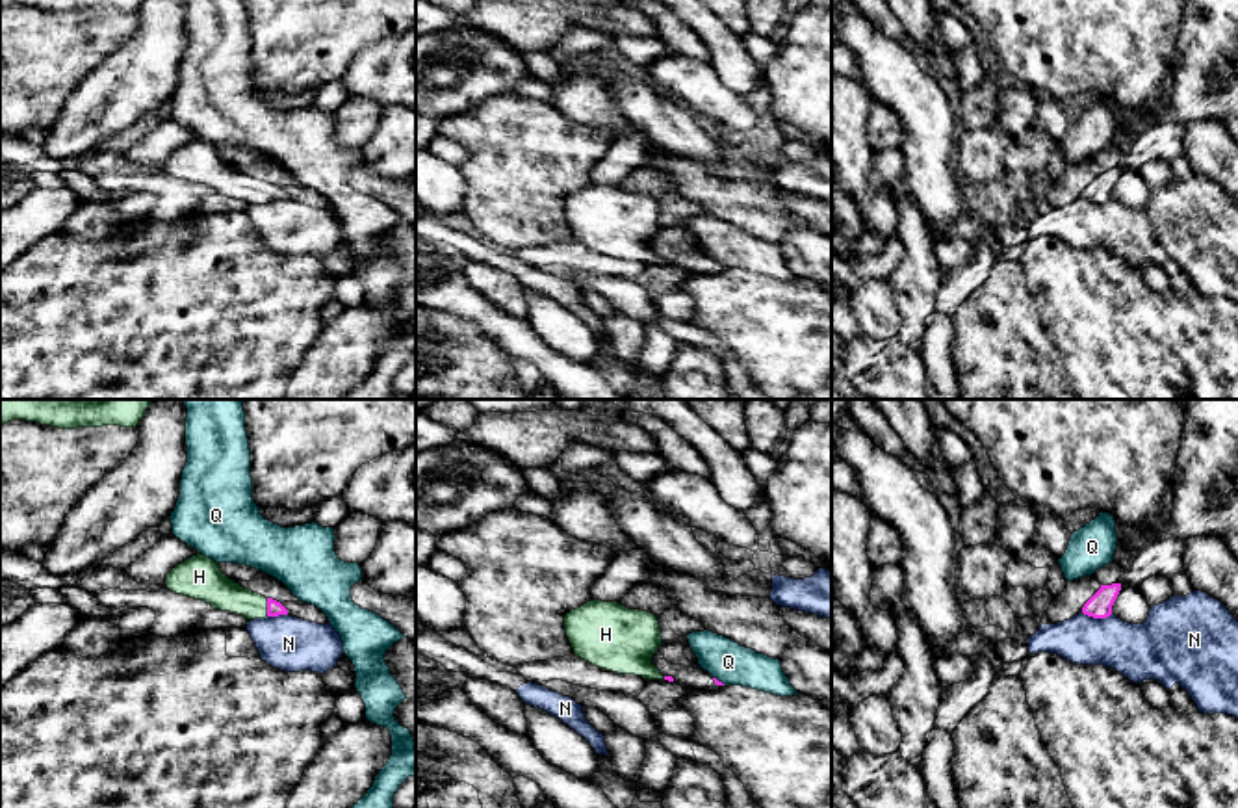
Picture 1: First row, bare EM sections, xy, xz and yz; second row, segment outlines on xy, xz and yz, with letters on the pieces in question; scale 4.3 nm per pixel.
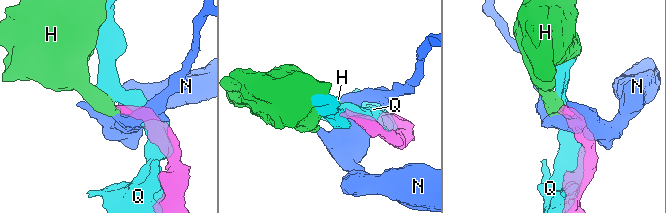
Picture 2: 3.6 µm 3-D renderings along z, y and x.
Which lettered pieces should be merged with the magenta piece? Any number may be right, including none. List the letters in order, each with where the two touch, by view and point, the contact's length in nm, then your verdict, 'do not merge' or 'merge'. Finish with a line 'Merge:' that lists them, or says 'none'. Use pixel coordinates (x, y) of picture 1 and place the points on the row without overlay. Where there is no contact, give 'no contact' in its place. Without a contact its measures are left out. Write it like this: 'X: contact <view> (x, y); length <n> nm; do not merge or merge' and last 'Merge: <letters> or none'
H: contact xy (268, 192); length 80 nm; merge
N: contact yz (1097, 201); length 130 nm; do not merge
Q: contact xz (717, 264); length 70 nm; do not merge
Merge: H

